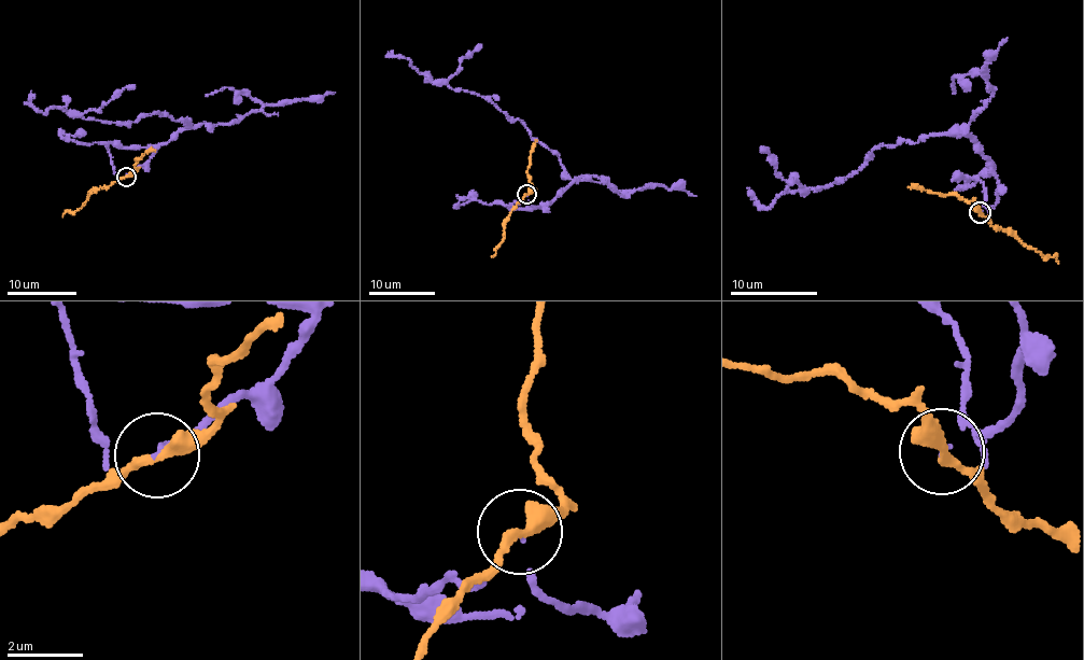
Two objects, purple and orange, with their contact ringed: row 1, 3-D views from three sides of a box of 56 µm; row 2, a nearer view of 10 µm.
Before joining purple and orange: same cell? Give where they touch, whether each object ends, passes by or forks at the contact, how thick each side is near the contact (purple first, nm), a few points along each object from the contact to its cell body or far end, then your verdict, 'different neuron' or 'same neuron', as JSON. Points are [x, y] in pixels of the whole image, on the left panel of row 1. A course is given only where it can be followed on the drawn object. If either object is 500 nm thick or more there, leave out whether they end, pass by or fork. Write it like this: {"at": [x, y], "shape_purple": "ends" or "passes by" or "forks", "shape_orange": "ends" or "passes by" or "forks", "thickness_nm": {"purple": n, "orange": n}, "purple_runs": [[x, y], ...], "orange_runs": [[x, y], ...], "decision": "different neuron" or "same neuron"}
{"at": [126, 177], "shape_purple": "ends", "shape_orange": "passes by", "thickness_nm": {"purple": 50, "orange": 320}, "purple_runs": [[126, 177], [193, 128], [186, 121], [142, 113], [117, 123], [53, 107], [43, 113], [31, 90]], "orange_runs": [[126, 177], [97, 188], [79, 209], [67, 211], [62, 218]], "decision": "different neuron"}

